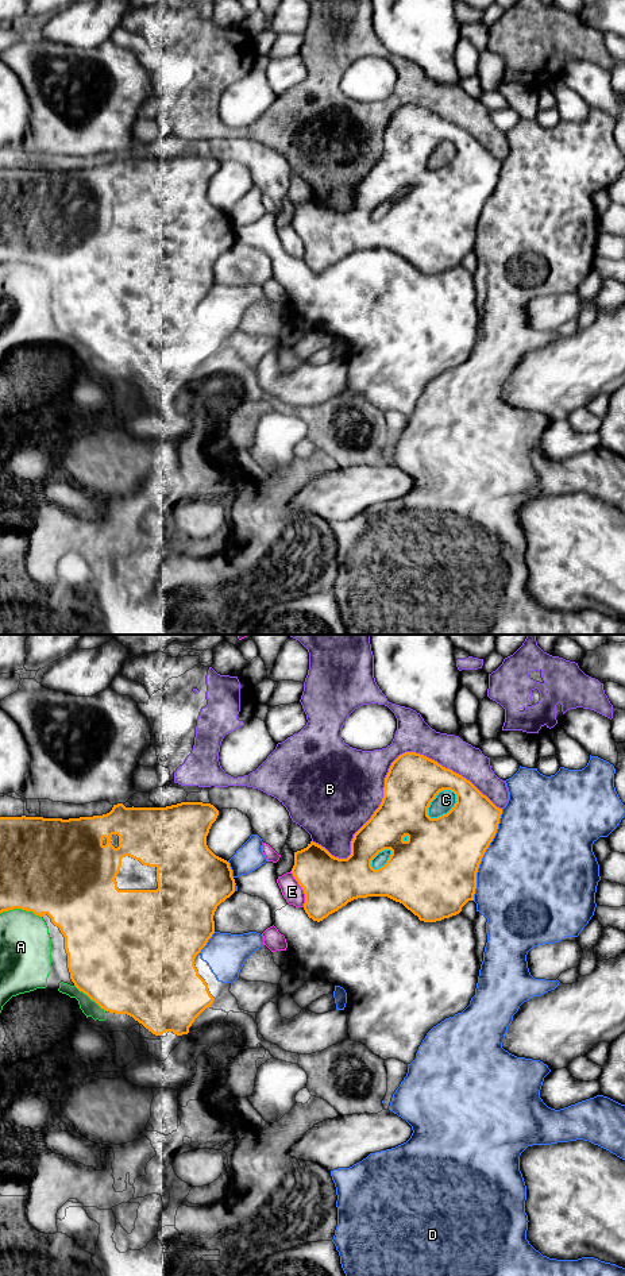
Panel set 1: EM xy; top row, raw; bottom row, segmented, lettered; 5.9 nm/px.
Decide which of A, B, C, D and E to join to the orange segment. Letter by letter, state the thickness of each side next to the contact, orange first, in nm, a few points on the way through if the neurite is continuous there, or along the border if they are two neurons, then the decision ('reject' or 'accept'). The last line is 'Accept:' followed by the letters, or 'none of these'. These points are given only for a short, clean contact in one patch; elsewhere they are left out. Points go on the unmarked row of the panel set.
A: 500/300 nm | reject
B: 320/440 nm | reject
C: 440/120 nm | reject
D: 460/500 nm | reject
E: 320/120 nm | reject
Accept: none of these

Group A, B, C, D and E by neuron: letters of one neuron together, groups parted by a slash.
A B C / D / E

